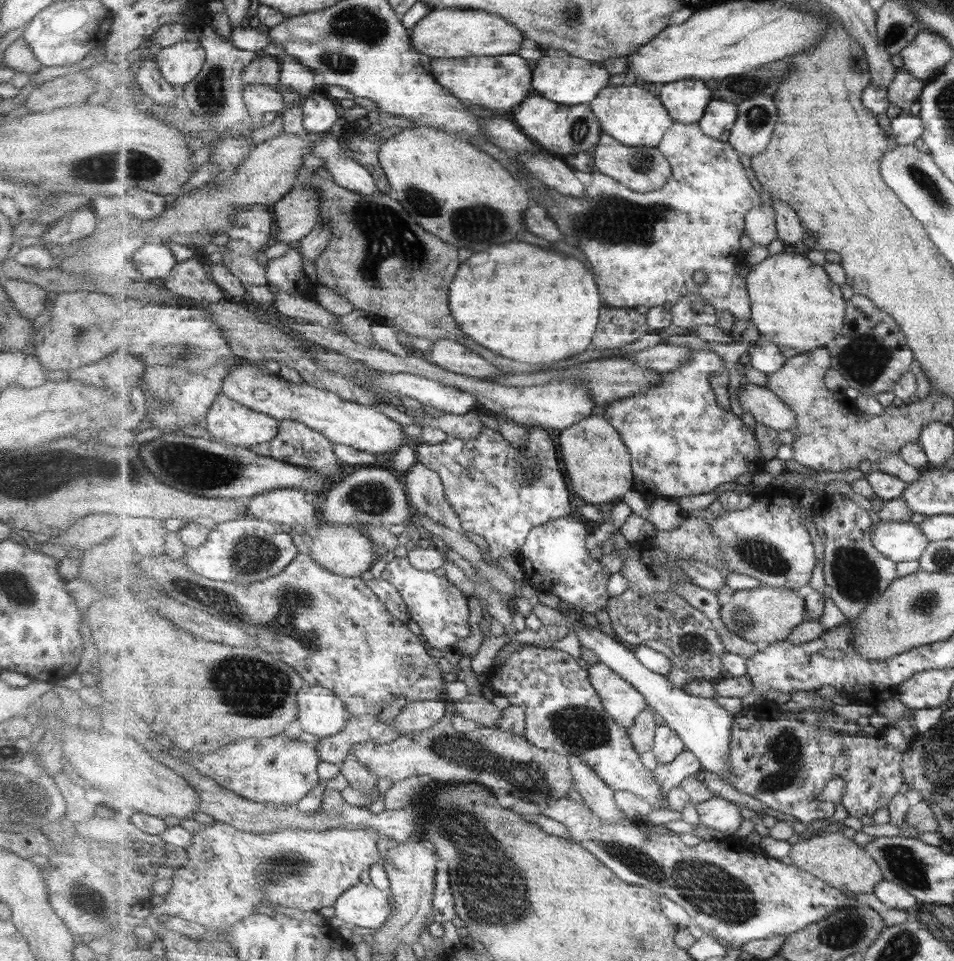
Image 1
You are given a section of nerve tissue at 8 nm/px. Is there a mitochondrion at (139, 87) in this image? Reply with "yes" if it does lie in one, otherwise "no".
no

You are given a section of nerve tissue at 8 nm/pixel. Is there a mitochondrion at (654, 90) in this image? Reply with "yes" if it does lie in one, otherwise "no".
no

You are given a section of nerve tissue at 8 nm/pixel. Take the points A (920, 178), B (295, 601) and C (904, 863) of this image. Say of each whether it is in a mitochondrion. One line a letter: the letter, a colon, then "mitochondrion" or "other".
A: mitochondrion
B: mitochondrion
C: mitochondrion

